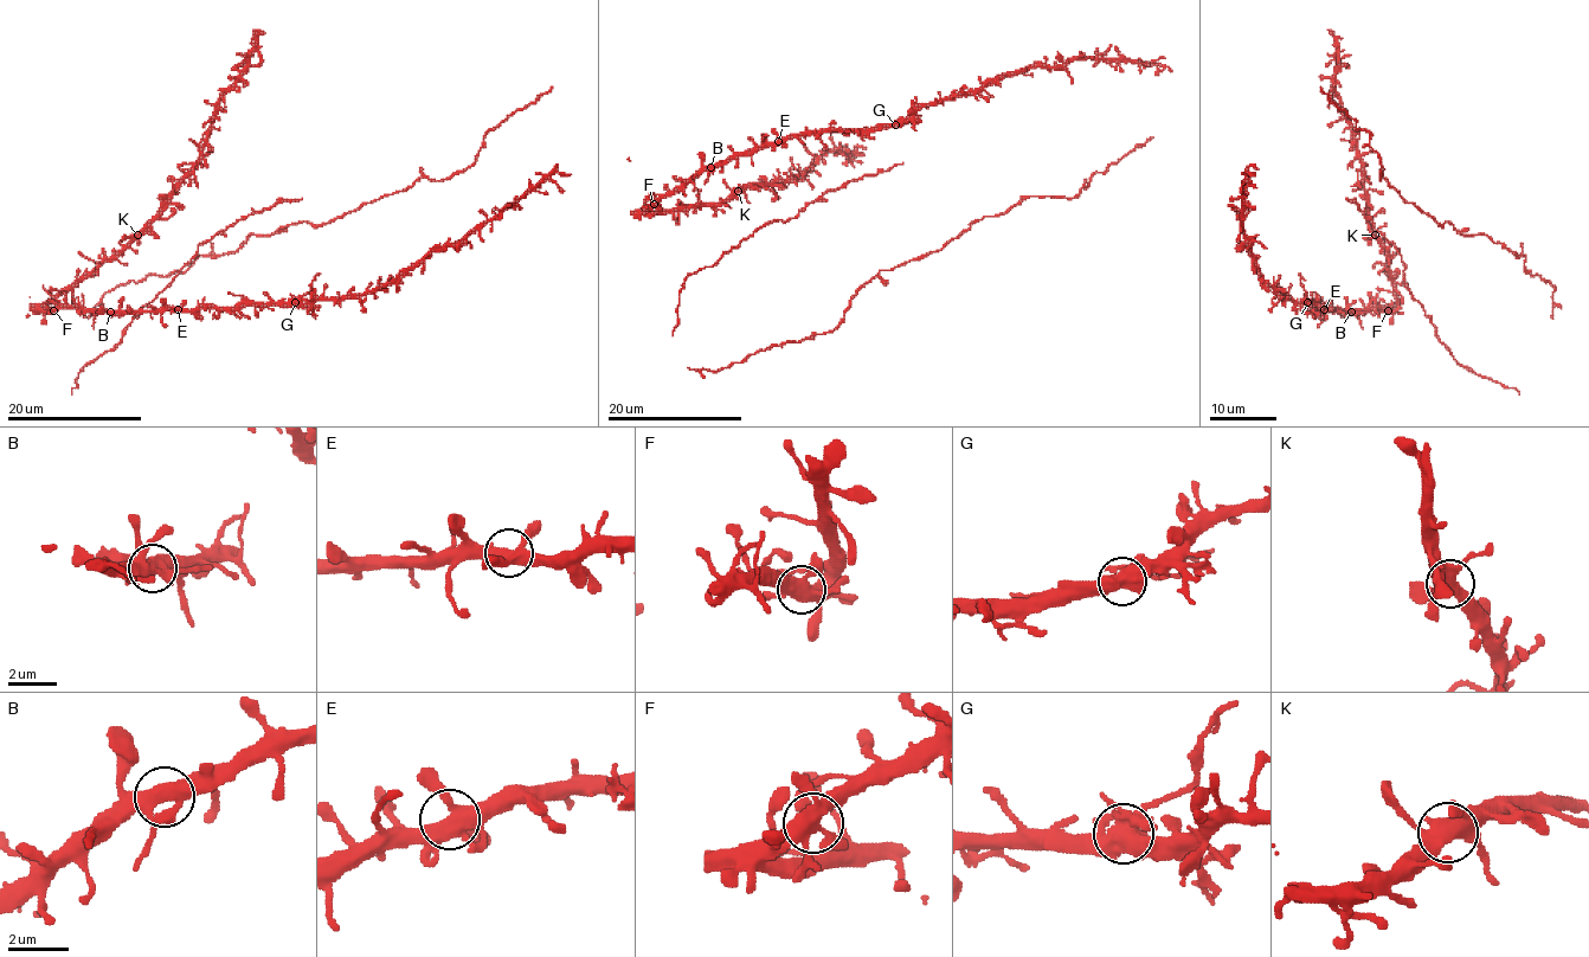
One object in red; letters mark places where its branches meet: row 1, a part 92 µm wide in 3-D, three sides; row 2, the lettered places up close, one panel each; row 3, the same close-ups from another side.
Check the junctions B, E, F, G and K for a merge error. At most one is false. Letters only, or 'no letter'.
no letter

